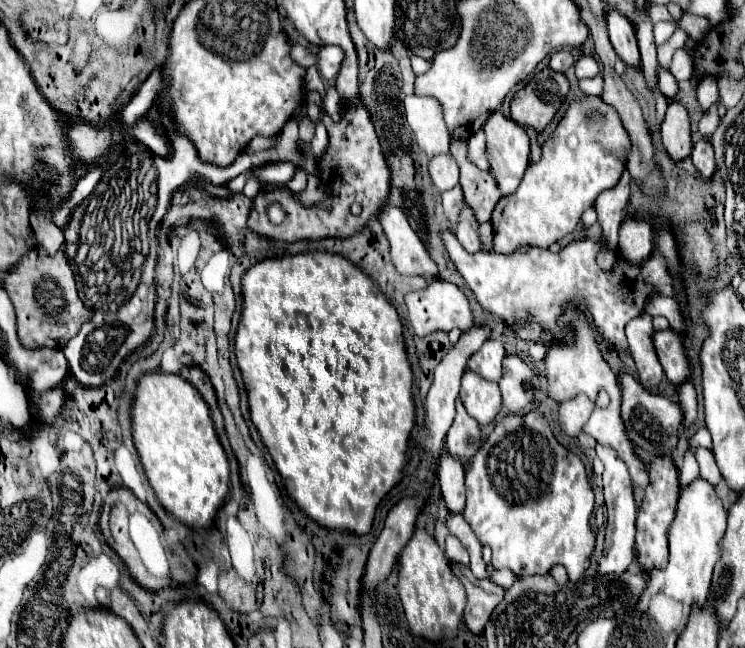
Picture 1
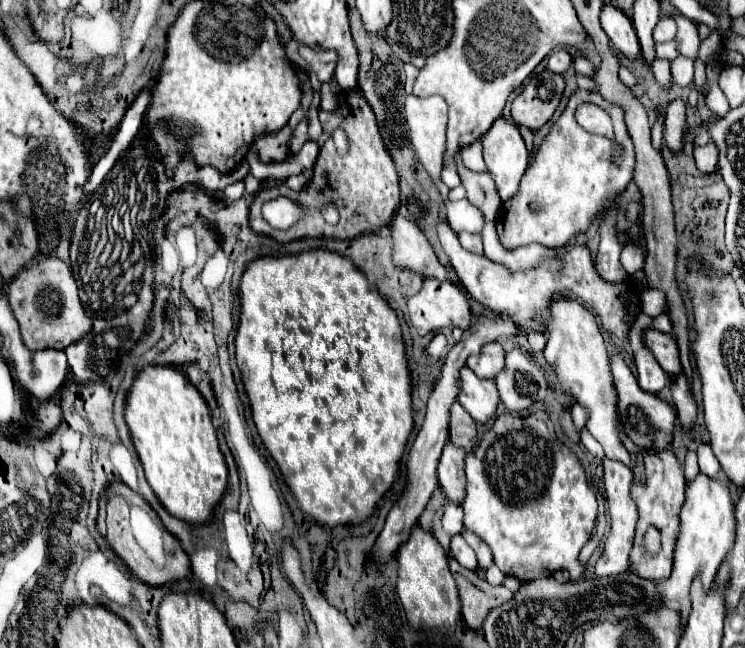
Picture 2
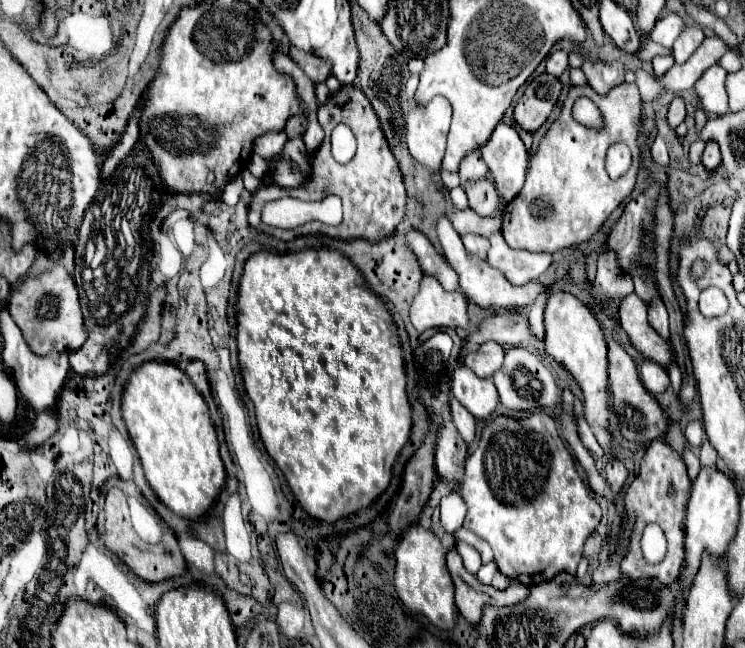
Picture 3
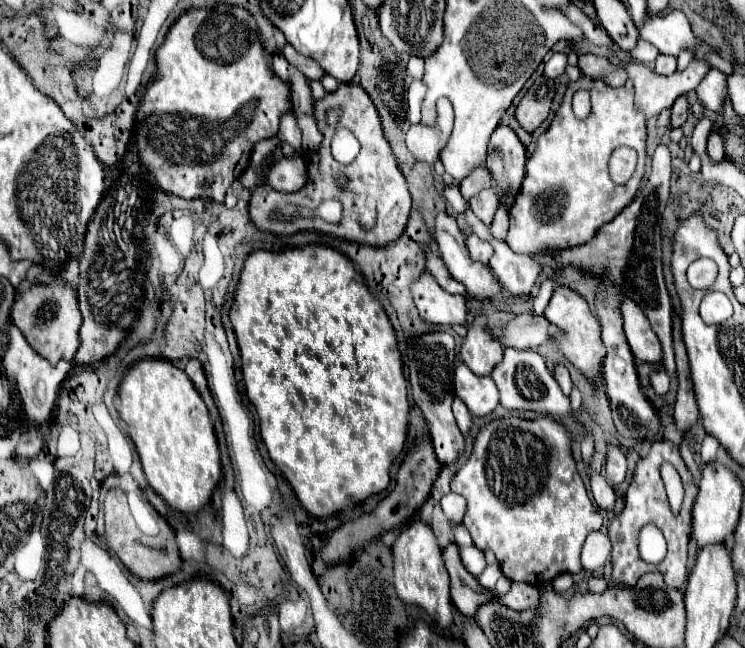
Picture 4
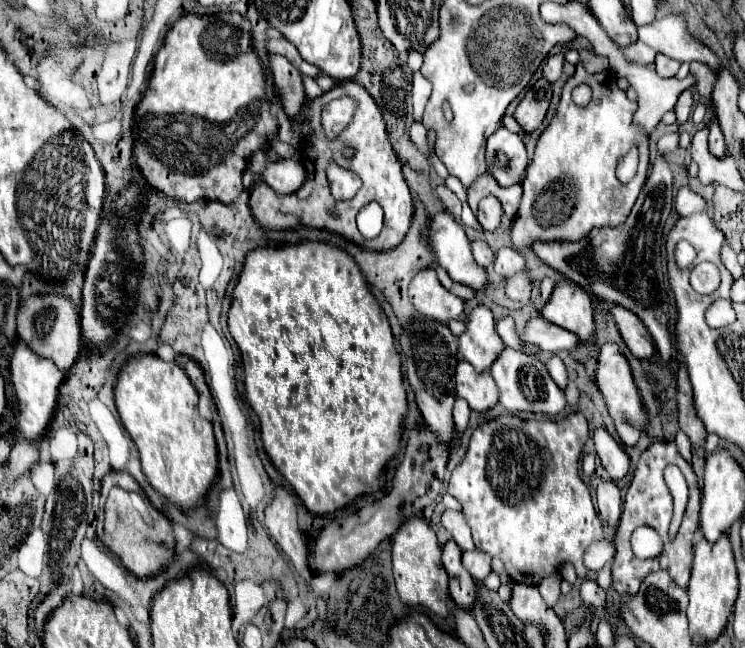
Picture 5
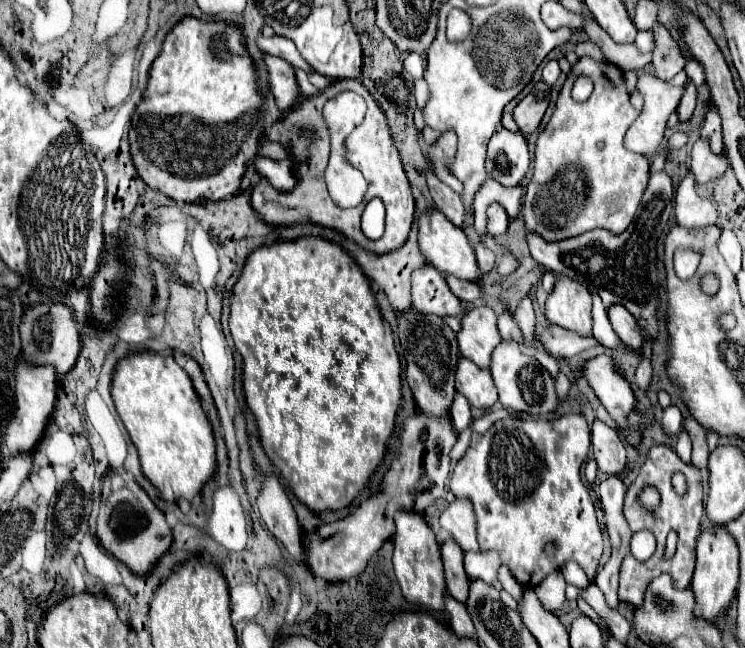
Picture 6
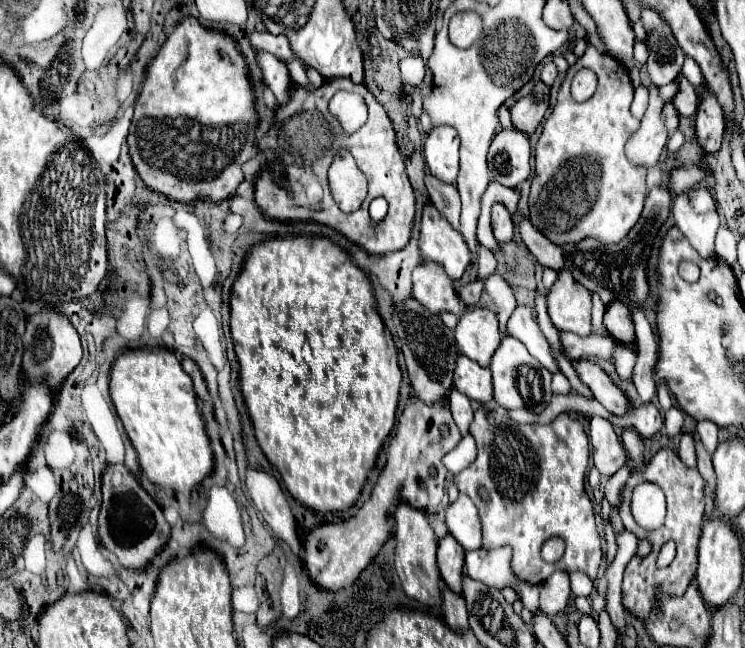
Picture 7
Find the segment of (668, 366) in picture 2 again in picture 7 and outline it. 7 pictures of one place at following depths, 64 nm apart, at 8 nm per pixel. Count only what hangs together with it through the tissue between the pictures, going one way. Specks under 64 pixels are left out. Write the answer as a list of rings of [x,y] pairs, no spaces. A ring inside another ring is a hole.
[[[612,302],[606,308],[604,324],[606,324],[606,328],[610,330],[610,334],[616,340],[620,340],[624,344],[636,342],[636,334],[634,334],[634,328],[632,328],[632,314],[630,314],[630,310],[628,310],[626,304]]]

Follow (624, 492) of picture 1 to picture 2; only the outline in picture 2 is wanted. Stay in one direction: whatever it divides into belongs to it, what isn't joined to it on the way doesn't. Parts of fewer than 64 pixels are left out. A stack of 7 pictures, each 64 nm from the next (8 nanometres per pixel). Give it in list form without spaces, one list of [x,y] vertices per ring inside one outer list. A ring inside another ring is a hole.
[[[604,456],[602,460],[604,464],[604,486],[606,486],[606,500],[608,500],[608,514],[610,514],[610,534],[606,536],[604,542],[604,552],[596,564],[596,576],[616,576],[618,572],[626,572],[630,568],[628,562],[628,554],[632,548],[632,540],[634,540],[634,526],[638,520],[638,510],[636,504],[632,502],[630,496],[630,484],[632,484],[632,470],[628,466],[624,466],[618,460],[610,460]]]

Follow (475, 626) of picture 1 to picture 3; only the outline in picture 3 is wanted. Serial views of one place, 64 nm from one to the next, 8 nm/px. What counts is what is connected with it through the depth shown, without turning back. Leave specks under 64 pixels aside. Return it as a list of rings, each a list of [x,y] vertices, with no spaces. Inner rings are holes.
[[[454,548],[448,552],[448,570],[456,588],[456,606],[466,622],[472,626],[480,622],[484,606],[508,606],[528,596],[528,588],[518,582],[512,582],[506,590],[494,590],[492,586],[484,586],[474,574],[470,574],[462,566],[462,560],[454,552]]]

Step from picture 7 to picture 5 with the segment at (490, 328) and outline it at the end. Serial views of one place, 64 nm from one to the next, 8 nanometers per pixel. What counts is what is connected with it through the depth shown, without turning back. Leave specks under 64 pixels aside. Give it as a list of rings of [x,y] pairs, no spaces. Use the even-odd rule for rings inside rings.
[[[474,308],[466,322],[466,332],[458,338],[458,350],[464,360],[470,362],[476,372],[486,372],[500,356],[502,348],[504,342],[496,334],[496,322],[490,308]]]

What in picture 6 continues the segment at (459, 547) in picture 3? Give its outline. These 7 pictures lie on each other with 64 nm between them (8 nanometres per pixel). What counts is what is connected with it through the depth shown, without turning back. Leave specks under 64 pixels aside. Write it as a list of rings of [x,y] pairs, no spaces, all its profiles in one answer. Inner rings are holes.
[[[466,552],[464,554],[464,570],[470,576],[470,580],[484,580],[486,584],[492,584],[496,580],[496,570],[500,566],[500,558],[496,552]]]

